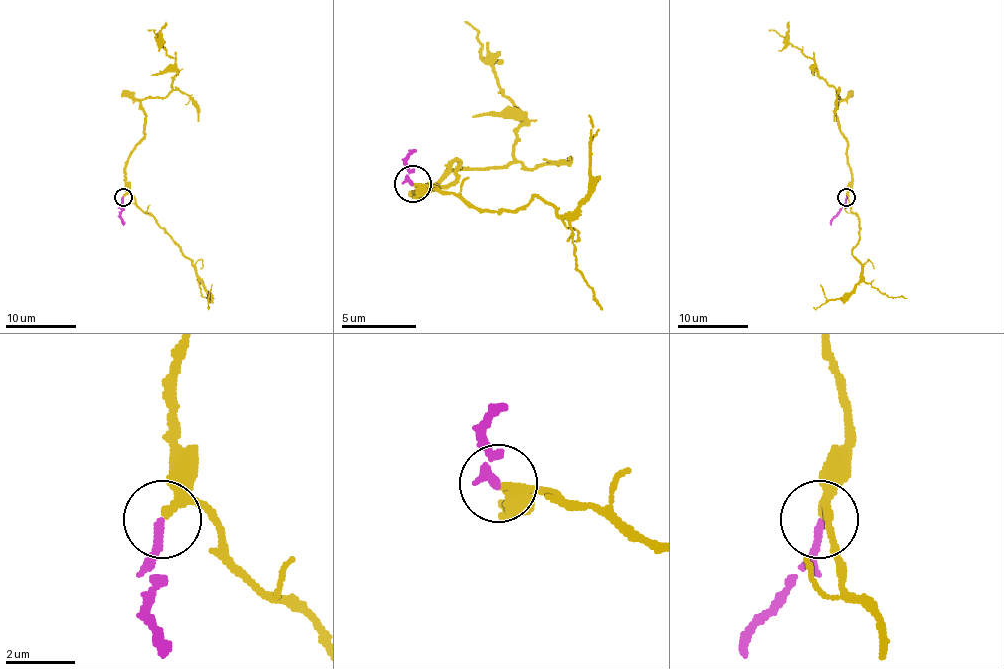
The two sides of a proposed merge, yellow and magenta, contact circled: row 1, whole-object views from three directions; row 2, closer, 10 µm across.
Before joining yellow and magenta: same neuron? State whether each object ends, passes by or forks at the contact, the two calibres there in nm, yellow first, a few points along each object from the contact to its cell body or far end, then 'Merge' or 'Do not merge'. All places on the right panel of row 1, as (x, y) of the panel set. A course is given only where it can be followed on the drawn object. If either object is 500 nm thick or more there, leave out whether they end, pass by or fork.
At the ring yellow passes by. At the ring magenta ends. Thickness 200 nm (yellow) against 220 nm. Course of yellow: (846, 196), (852, 168), (846, 139), (839, 129), (836, 90), (818, 74), (814, 61), (775, 31), (768, 31). Course of magenta: (846, 196), (846, 203), (830, 225). Merge

